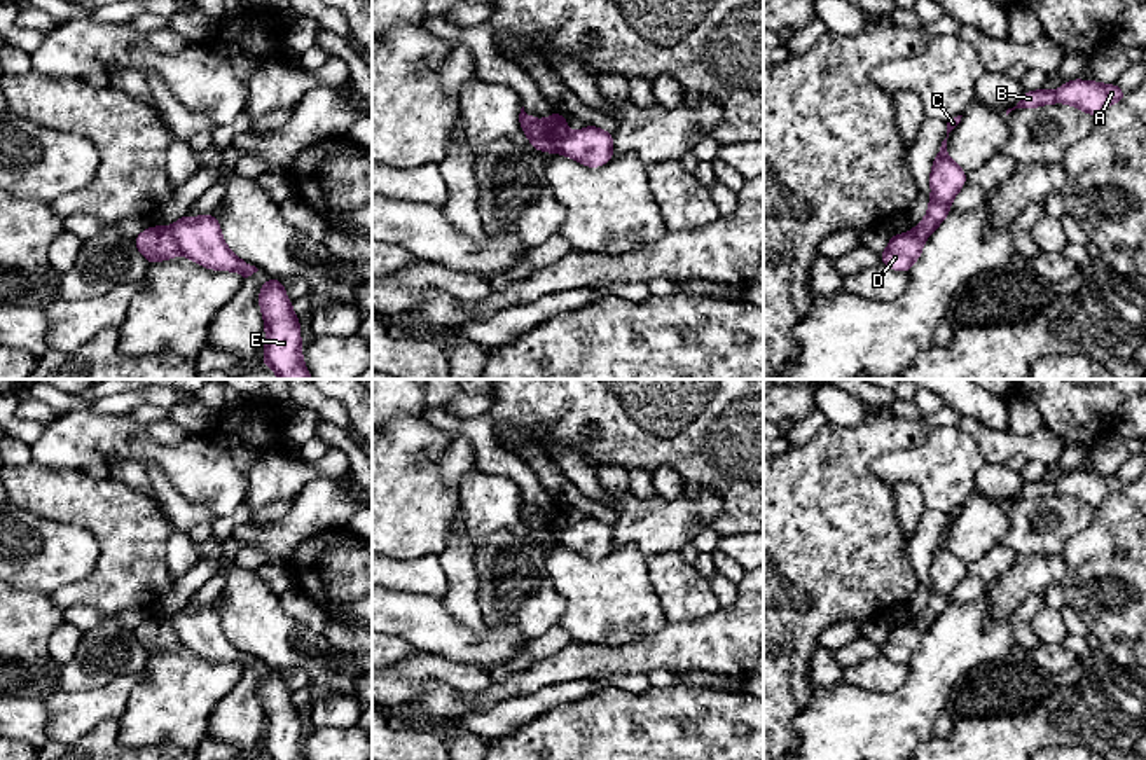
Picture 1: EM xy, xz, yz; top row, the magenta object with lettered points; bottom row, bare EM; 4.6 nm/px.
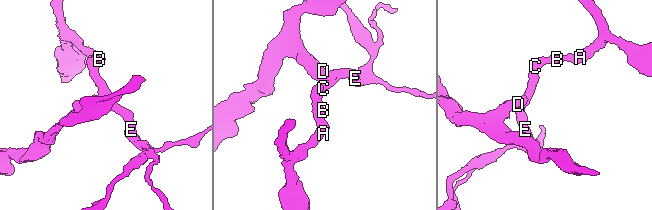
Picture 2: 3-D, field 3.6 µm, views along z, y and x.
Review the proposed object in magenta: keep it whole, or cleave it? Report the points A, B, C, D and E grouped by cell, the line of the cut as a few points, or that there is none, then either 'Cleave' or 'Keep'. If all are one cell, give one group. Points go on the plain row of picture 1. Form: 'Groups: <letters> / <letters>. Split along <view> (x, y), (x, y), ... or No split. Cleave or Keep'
Groups: A B C E / D. Split along xy (168, 621), (182, 643). Cleave

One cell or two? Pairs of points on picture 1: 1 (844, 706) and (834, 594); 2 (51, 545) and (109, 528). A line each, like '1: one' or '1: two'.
1: two
2: two

